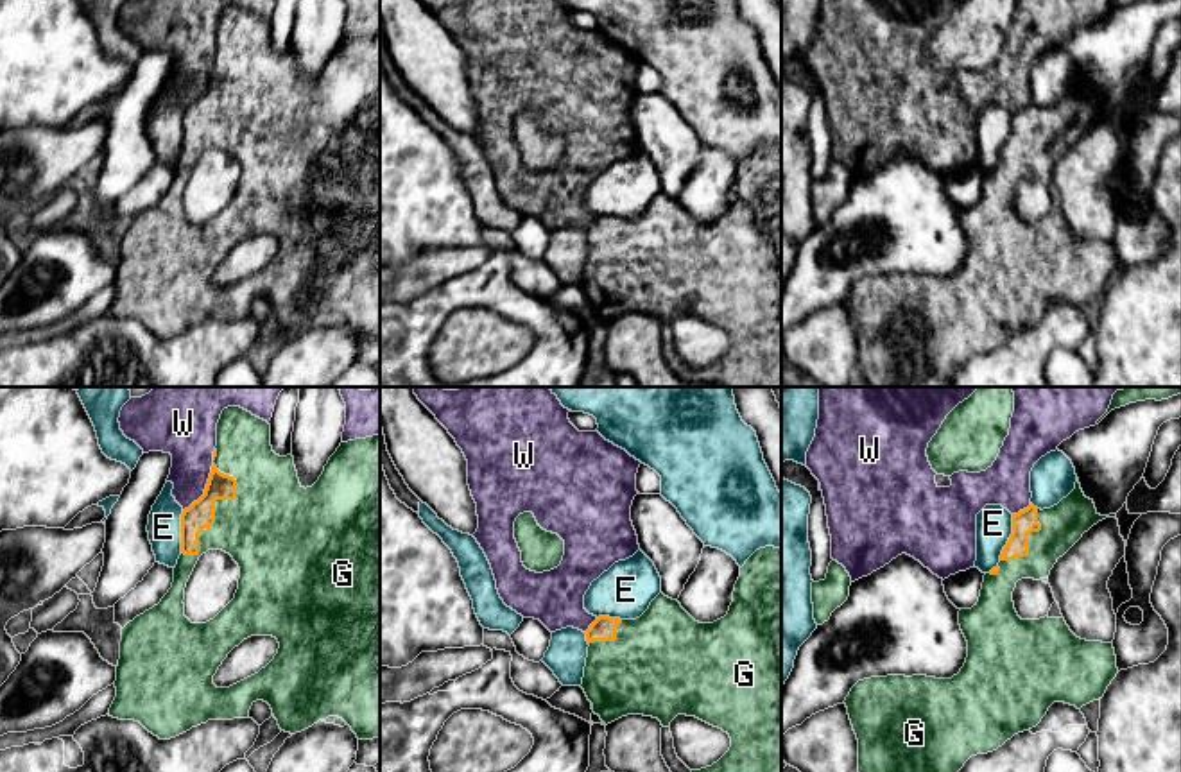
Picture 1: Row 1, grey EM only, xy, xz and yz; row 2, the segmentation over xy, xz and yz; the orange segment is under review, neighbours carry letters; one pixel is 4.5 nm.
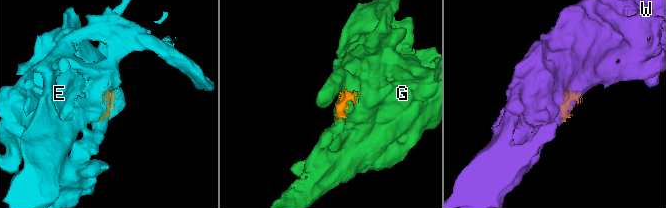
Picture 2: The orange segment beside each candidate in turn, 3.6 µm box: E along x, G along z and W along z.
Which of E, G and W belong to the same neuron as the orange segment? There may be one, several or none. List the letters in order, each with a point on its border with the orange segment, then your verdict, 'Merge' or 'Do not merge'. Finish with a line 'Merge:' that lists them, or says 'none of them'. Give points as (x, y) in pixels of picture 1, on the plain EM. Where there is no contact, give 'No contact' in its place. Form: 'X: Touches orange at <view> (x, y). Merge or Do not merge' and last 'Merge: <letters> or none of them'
E: Touches orange at yz (1009, 137). Do not merge
G: Touches orange at xy (219, 97). Merge
W: Touches orange at xy (205, 88). Do not merge
Merge: G

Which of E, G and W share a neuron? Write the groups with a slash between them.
E / G / W

